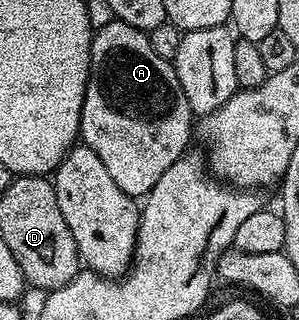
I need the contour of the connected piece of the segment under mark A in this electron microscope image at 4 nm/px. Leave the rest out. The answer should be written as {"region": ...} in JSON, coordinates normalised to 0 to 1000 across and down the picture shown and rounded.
{"region":[[[388,63],[321,84],[311,134],[304,138],[304,163],[298,166],[298,259],[278,313],[264,431],[281,453],[304,463],[304,475],[318,475],[318,488],[331,488],[331,500],[344,500],[344,525],[358,525],[358,541],[368,544],[371,563],[385,563],[385,575],[398,575],[398,588],[411,588],[411,600],[438,609],[445,622],[468,622],[495,606],[505,588],[518,588],[518,563],[532,563],[532,550],[545,550],[545,538],[559,538],[559,525],[572,525],[572,513],[585,513],[605,494],[605,484],[635,466],[632,416],[642,406],[649,416],[652,359],[632,331],[625,300],[612,300],[612,275],[599,263],[592,216],[585,216],[575,194],[545,188],[545,175],[528,175],[518,150],[505,150],[505,125],[495,103],[465,88],[438,88],[438,75],[411,75]]]}

